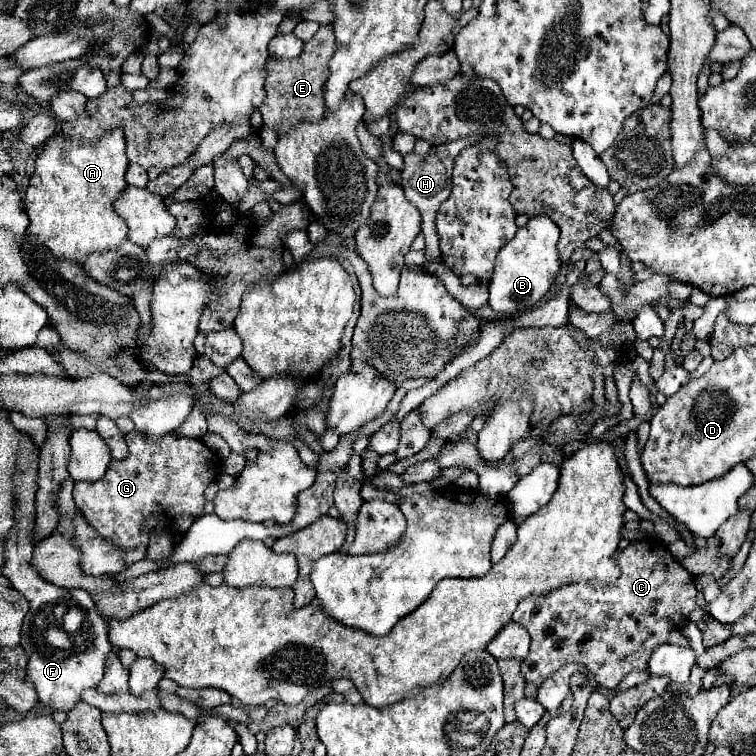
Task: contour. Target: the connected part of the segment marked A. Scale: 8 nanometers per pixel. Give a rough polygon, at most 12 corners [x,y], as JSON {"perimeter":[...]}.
{"perimeter":[[122,129],[50,137],[26,189],[28,233],[78,265],[126,223]]}

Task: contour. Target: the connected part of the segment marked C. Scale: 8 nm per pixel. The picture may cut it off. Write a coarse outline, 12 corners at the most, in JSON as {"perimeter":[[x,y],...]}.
{"perimeter":[[638,541],[610,587],[520,601],[540,685],[582,663],[614,689],[690,623],[692,575]]}

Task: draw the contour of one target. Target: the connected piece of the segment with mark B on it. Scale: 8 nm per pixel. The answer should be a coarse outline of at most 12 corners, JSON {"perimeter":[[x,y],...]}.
{"perimeter":[[530,217],[498,251],[494,311],[546,297],[562,265],[558,225]]}

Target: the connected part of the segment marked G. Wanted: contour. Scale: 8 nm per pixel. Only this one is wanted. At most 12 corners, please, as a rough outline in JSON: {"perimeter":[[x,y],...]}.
{"perimeter":[[126,435],[98,483],[74,485],[122,549],[204,513],[220,459],[200,439]]}

